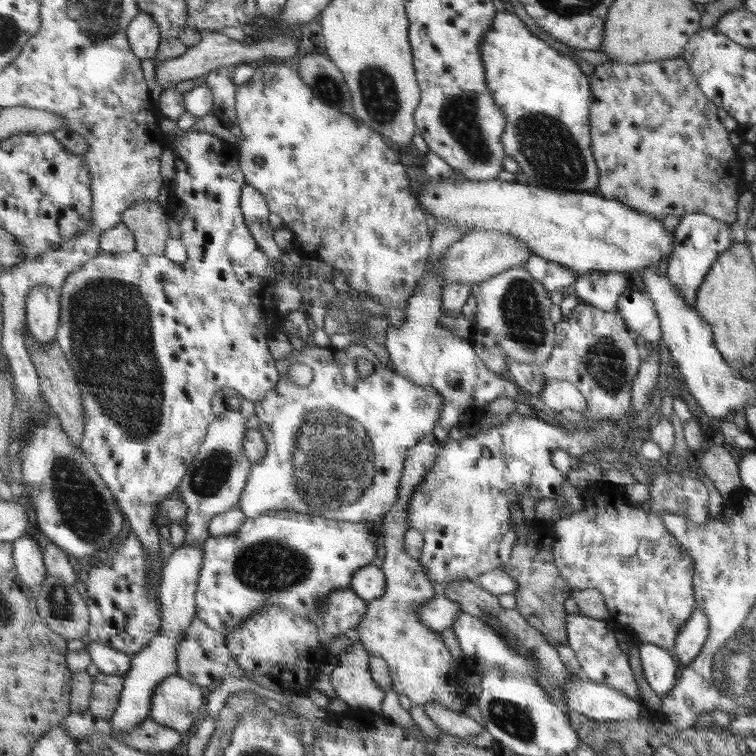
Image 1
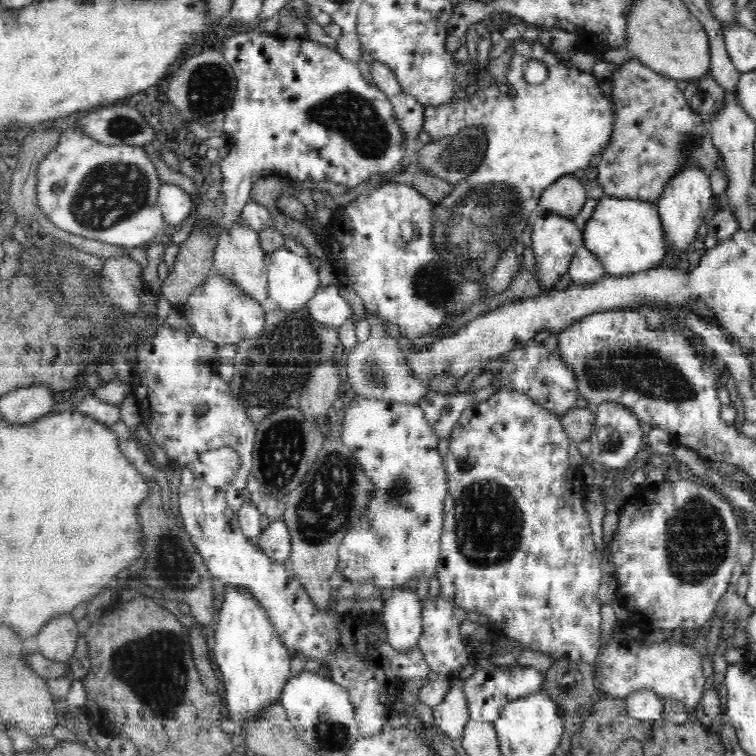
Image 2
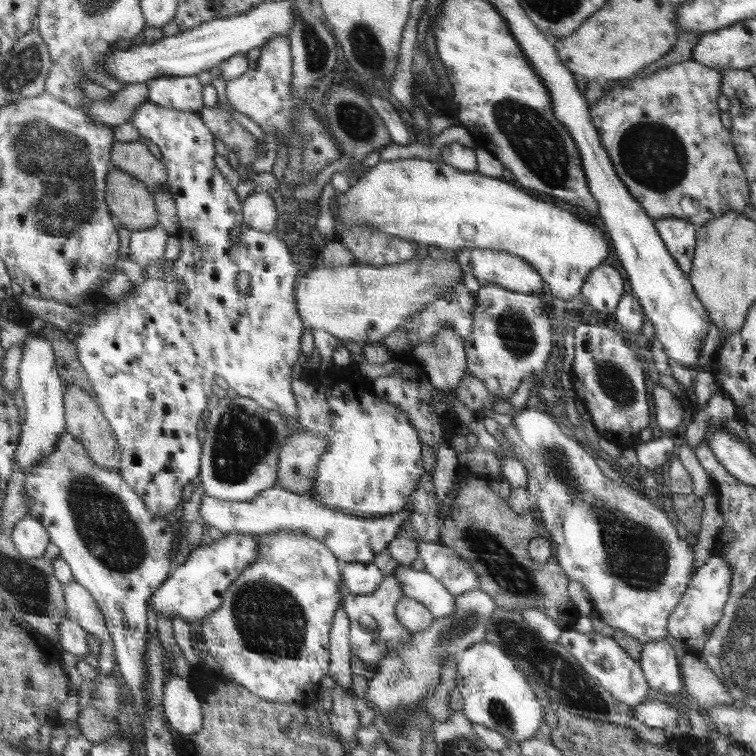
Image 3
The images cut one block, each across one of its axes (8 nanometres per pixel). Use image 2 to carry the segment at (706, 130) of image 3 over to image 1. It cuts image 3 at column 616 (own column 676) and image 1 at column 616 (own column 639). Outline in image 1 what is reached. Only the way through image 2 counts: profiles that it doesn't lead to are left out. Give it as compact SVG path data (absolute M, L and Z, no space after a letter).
M681 57L662 59L657 61L646 61L645 63L624 63L622 61L606 61L595 67L594 72L594 156L598 156L598 168L602 168L602 188L598 188L598 194L613 200L622 201L623 204L652 215L655 220L664 222L670 215L690 215L695 213L706 213L722 222L734 223L736 221L736 206L738 206L741 193L742 167L737 163L737 148L730 144L728 132L718 122L716 116L716 105L701 91L696 84L693 70Z

